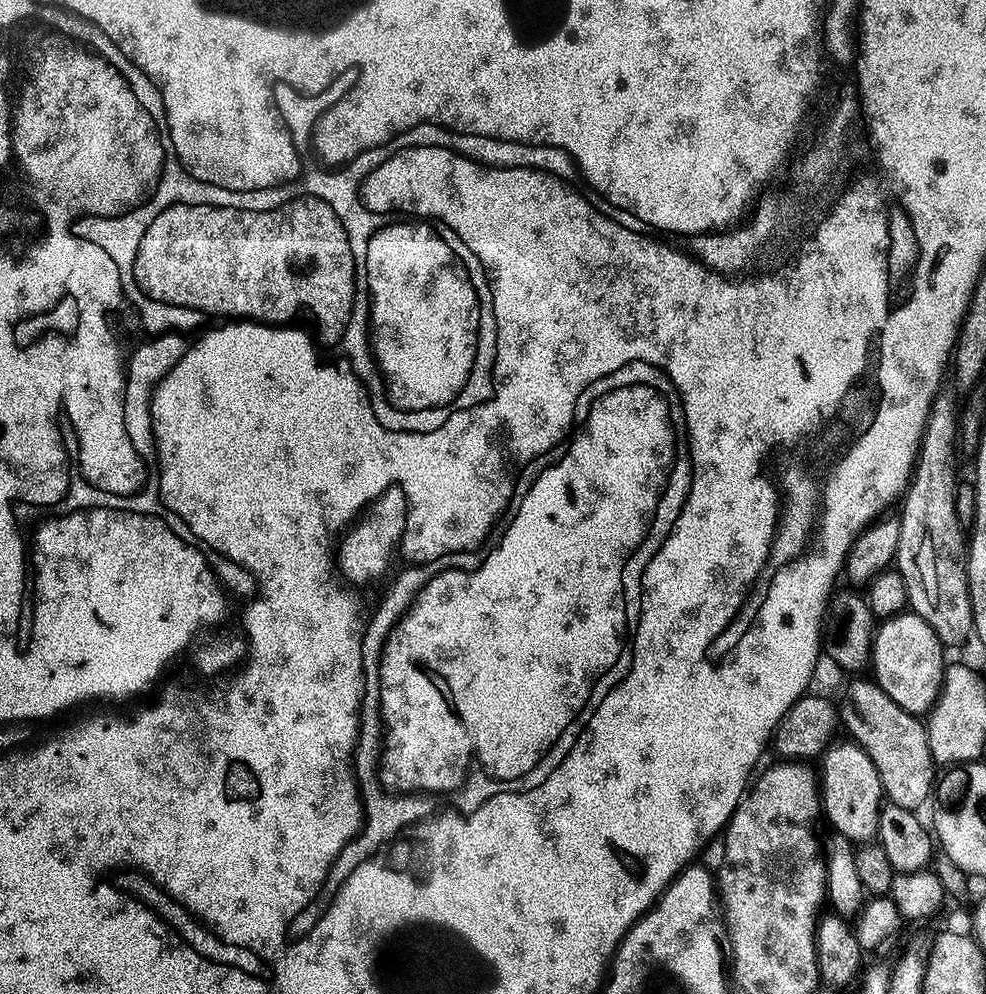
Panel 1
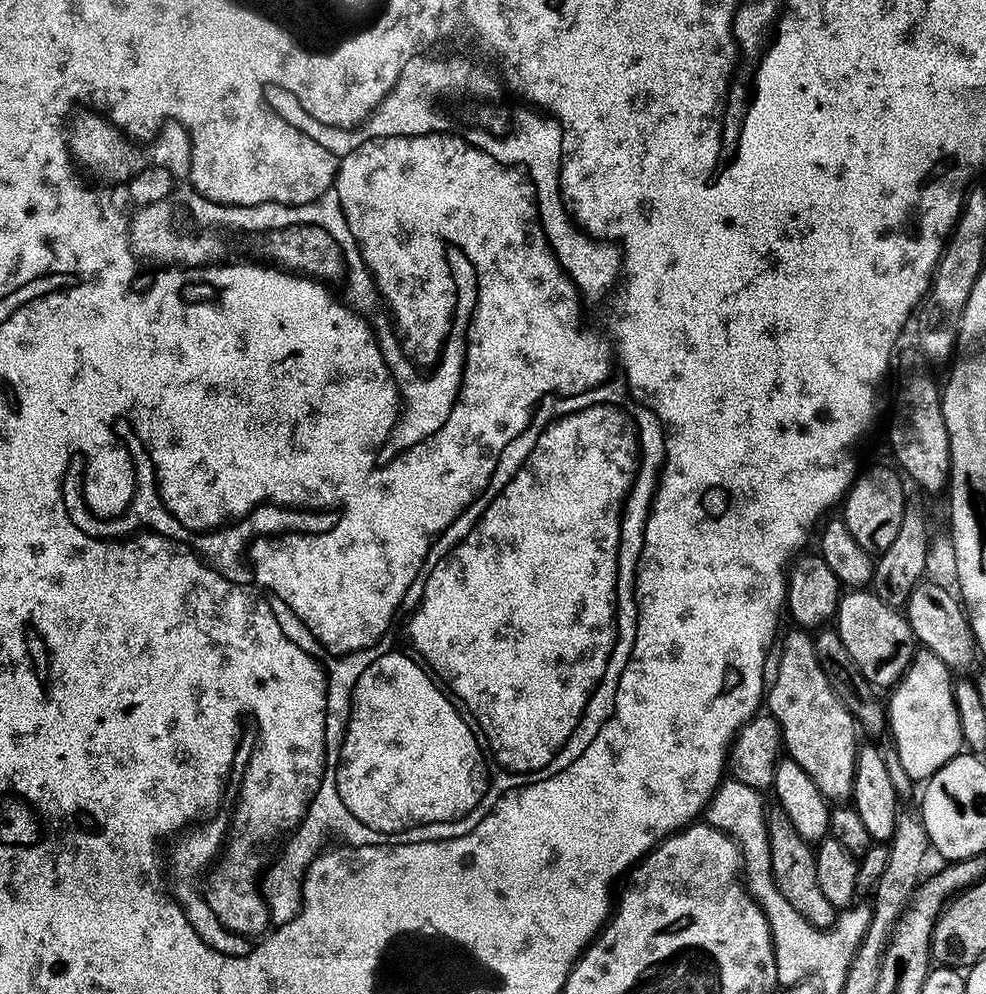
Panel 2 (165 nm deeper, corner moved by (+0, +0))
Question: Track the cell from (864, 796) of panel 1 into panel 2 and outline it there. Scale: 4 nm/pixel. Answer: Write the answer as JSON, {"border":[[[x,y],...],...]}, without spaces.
{"border":[[[795,630],[796,632],[783,633],[784,649],[780,652],[780,661],[776,664],[776,677],[771,677],[766,688],[766,708],[777,720],[782,736],[782,748],[787,759],[798,762],[810,778],[814,778],[814,786],[824,795],[829,802],[844,802],[851,797],[852,783],[855,776],[856,755],[858,741],[856,732],[858,725],[855,716],[840,701],[839,694],[832,689],[828,676],[822,670],[822,666],[815,657],[812,649],[813,637],[807,631]]]}

